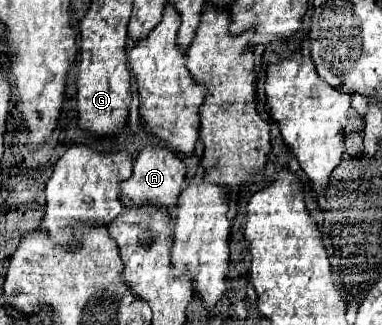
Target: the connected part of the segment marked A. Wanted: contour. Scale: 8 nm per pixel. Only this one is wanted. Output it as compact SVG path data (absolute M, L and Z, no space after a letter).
M148 144L136 156L134 166L132 166L132 176L128 180L120 182L120 198L122 198L124 206L154 204L154 206L174 208L184 182L186 182L186 166L184 166L182 158L176 152L166 150L164 146Z

